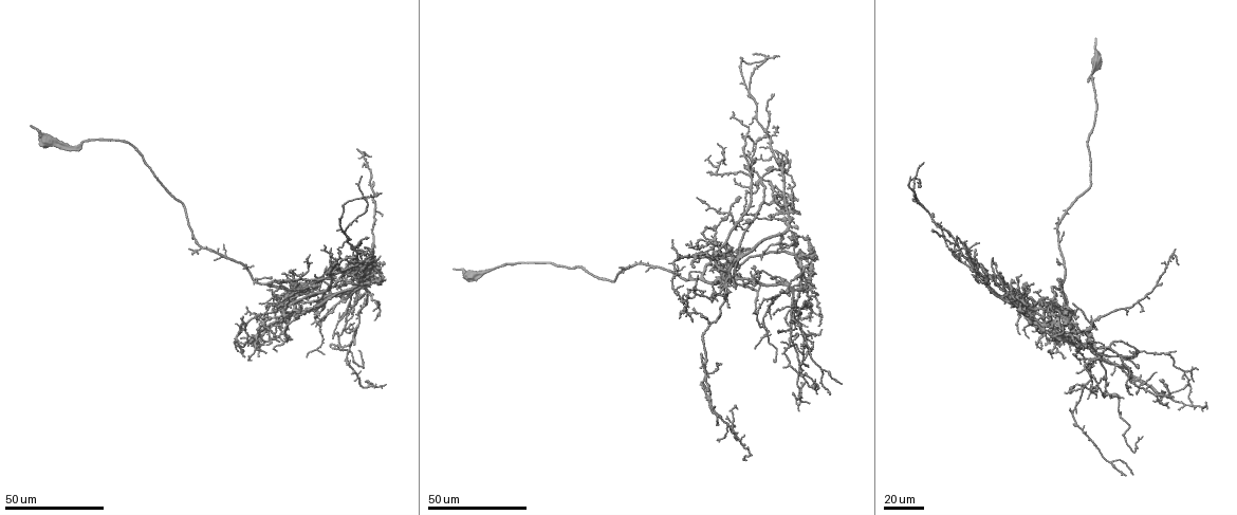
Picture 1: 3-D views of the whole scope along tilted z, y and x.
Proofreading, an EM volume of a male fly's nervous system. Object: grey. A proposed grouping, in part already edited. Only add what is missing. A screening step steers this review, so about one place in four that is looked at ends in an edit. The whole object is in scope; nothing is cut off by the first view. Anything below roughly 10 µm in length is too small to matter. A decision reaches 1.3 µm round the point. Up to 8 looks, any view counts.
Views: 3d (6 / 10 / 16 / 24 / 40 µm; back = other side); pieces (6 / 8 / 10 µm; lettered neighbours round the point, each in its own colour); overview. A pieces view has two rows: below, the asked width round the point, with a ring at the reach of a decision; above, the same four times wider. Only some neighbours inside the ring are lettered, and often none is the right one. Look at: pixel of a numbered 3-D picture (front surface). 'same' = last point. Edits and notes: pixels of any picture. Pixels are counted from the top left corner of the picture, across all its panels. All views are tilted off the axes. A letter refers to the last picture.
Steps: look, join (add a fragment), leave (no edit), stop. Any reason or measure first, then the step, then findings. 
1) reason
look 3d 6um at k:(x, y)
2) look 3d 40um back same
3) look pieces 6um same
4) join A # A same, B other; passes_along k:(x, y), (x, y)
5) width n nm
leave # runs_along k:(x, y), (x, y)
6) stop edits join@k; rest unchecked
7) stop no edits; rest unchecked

tapers out
look 3d 24um at 1:(383, 215)

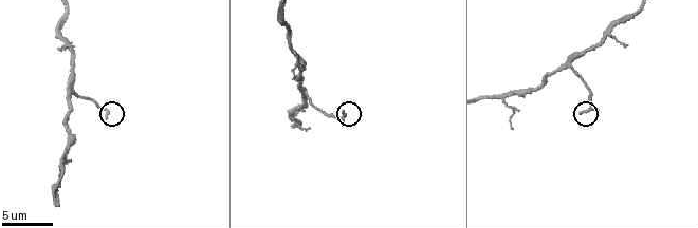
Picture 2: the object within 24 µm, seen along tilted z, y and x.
look 3d 10um at 2:(108, 119)

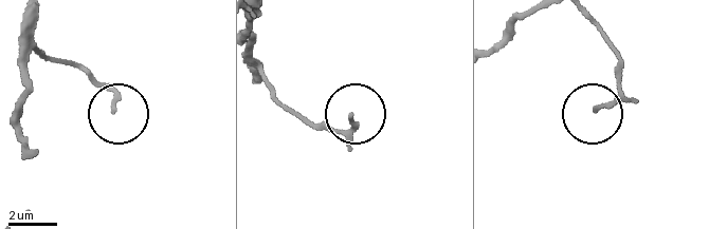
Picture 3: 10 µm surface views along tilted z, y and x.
what lies round it
look pieces 8um at 3:(599, 111)

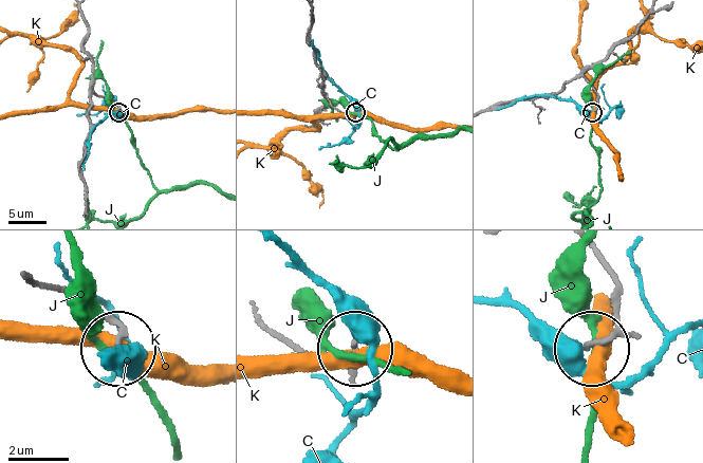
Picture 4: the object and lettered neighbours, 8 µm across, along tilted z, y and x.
leave # C other, J other, K other; runs_along 4:(593, 249), (611, 278), (614, 314), (596, 343); none of them fits

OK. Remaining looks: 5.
an open end
look 3d 40um at 1:(788, 325)

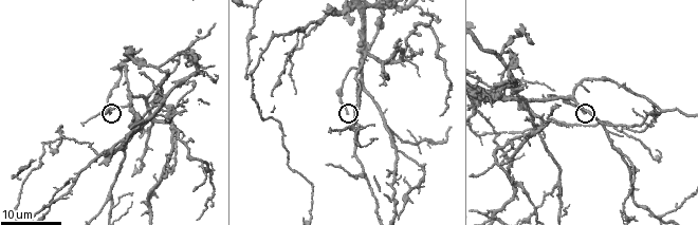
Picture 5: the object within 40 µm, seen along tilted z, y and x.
look 3d 6um at 5:(585, 115)

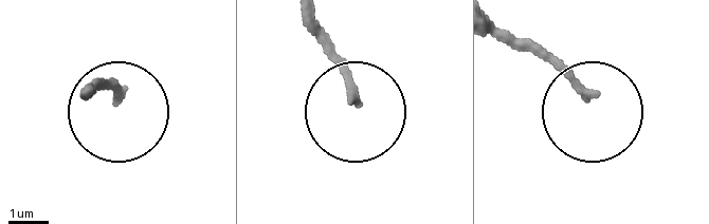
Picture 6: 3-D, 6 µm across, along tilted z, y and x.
look pieces 6um at 6:(593, 96)

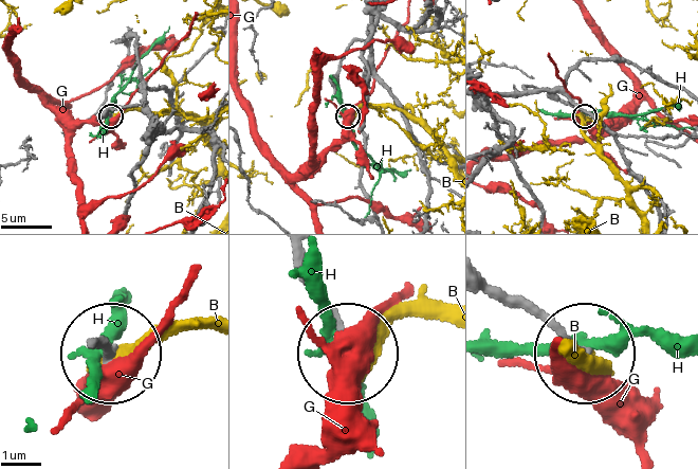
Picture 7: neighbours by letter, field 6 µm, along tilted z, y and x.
leave # B other, G other, H other; no lettered fragment goes on from it

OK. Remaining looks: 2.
branch stops here
look 3d 40um at 1:(1074, 302)

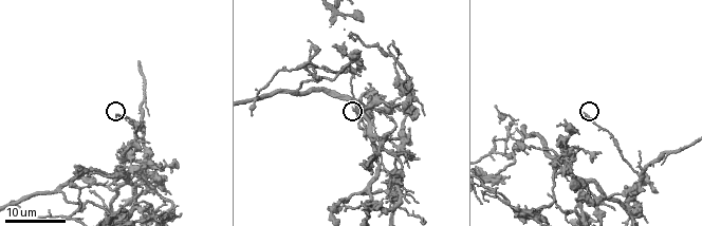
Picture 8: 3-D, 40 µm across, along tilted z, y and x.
look pieces 8um at 8:(586, 112)

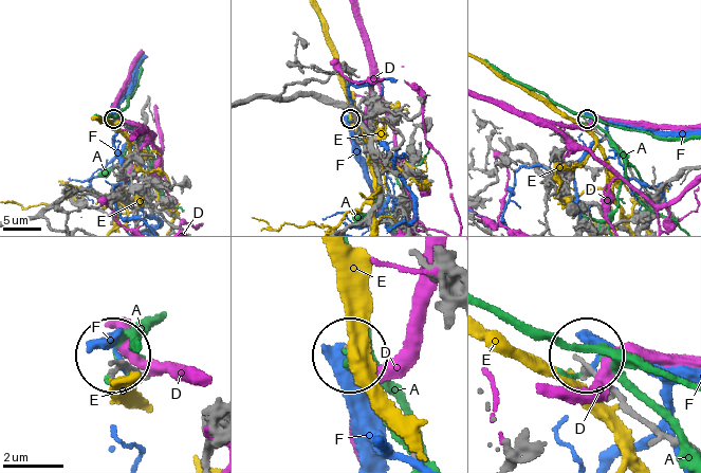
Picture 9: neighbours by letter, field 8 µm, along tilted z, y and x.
leave # A other, D other, E other, F other; no lettered fragment goes on from it

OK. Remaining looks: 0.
stop no edits; rest unchecked

